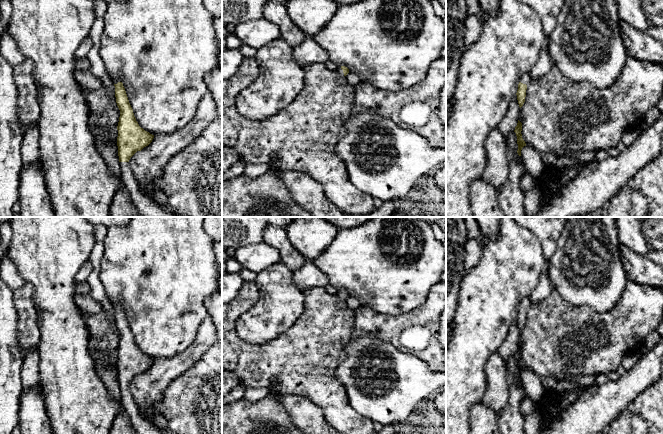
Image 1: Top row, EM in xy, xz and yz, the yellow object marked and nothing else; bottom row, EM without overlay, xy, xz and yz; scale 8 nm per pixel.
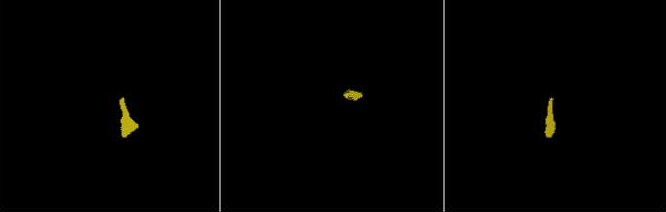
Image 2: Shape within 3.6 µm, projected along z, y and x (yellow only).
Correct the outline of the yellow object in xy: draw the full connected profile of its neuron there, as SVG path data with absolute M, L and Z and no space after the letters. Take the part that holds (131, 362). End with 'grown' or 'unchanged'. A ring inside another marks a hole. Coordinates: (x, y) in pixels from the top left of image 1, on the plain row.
M119 304L113 306L115 310L116 327L120 334L117 350L118 380L121 393L121 404L130 418L137 434L162 434L145 417L143 417L134 402L129 389L130 382L144 371L148 370L154 359L141 352L136 345L133 333L129 327L123 307Z; grown

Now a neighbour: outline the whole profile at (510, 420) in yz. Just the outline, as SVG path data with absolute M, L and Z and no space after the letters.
M510 356L506 363L509 399L507 405L498 413L498 428L501 434L525 434L524 417L520 403L525 396L522 381L518 379L517 360Z

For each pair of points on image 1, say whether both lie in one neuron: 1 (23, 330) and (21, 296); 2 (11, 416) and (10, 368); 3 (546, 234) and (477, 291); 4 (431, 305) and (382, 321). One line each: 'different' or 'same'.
1: same
2: same
3: different
4: same

